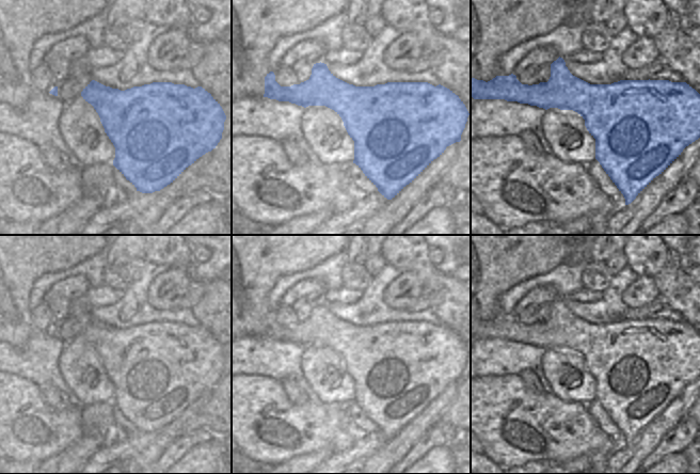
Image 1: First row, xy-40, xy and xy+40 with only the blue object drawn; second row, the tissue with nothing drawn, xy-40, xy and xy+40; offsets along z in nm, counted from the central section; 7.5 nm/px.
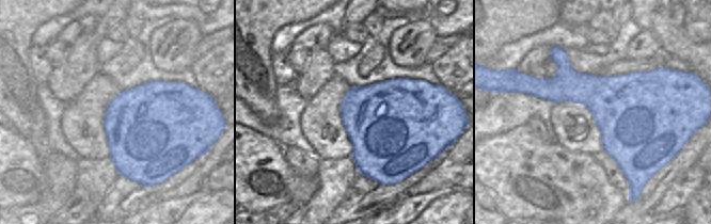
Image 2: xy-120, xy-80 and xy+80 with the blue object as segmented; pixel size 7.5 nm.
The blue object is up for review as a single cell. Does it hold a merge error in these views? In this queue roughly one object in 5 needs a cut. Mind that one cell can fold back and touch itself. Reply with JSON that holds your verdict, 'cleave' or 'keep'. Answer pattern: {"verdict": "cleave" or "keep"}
{"verdict": "keep"}

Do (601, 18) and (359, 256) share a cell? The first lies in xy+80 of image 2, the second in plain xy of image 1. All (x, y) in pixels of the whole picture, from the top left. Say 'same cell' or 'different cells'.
different cells

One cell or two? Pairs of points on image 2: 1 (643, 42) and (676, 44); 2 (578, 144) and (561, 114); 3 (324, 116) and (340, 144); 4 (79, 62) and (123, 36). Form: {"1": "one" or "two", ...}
{"1": "two", "2": "one", "3": "one", "4": "two"}

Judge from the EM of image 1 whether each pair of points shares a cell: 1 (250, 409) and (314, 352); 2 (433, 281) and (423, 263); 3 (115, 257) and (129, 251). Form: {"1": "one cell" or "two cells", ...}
{"1": "two cells", "2": "one cell", "3": "one cell"}

